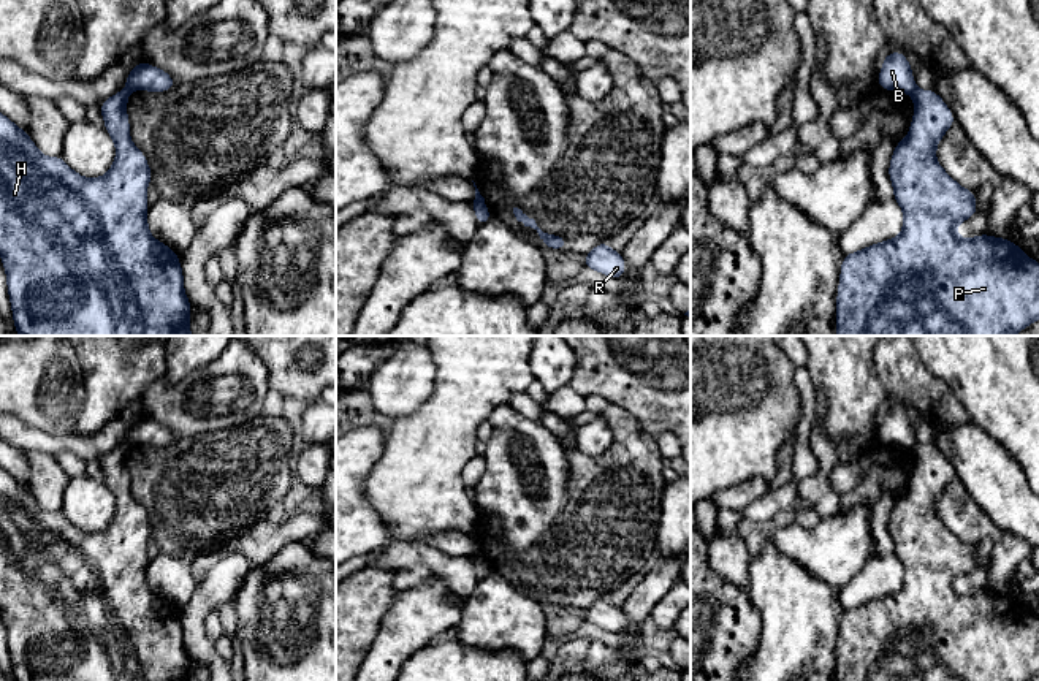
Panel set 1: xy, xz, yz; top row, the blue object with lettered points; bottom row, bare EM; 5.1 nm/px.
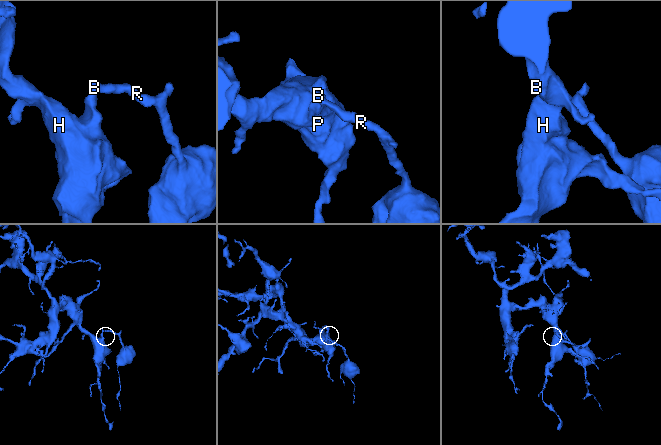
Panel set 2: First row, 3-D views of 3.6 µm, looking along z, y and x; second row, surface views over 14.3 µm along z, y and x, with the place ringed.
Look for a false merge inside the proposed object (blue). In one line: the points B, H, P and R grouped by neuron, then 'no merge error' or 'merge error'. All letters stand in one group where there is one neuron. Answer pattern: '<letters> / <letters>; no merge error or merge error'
B R / H P; merge error

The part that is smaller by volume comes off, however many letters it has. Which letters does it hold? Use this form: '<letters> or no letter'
B, R

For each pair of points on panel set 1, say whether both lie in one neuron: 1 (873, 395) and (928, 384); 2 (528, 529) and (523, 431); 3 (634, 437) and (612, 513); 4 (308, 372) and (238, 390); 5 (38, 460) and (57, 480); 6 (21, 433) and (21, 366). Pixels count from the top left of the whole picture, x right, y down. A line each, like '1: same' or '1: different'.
1: different
2: same
3: same
4: different
5: same
6: different

